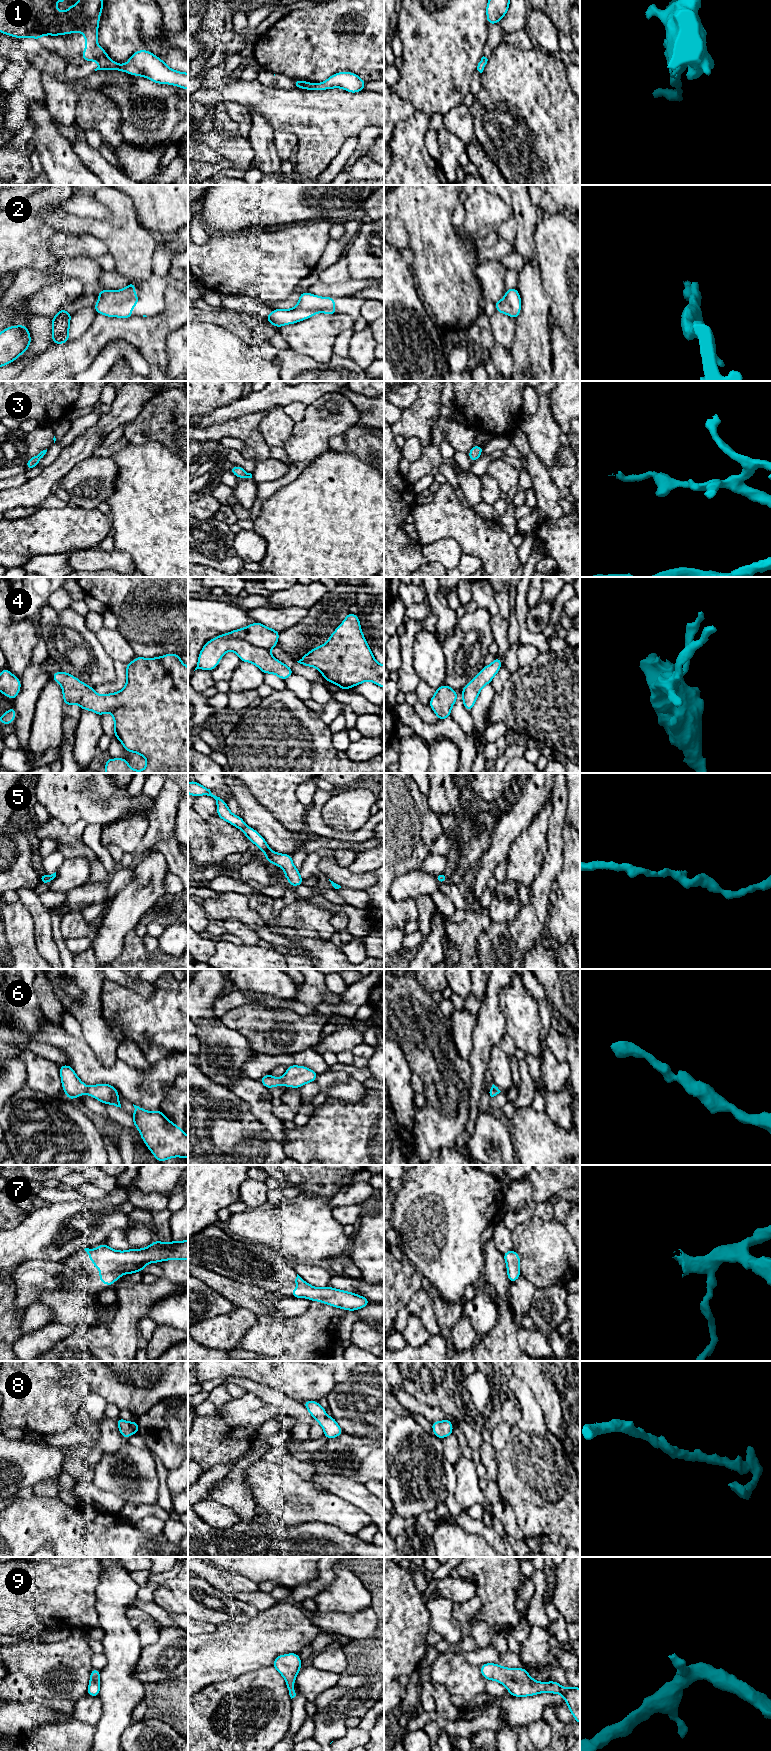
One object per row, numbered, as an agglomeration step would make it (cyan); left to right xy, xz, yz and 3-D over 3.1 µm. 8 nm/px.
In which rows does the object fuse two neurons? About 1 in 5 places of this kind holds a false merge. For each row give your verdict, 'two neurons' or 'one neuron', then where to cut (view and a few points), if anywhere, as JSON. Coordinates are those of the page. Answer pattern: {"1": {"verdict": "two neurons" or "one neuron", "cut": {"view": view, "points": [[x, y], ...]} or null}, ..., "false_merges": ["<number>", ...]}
{"1": {"verdict": "one neuron", "cut": null}, "2": {"verdict": "one neuron", "cut": null}, "3": {"verdict": "one neuron", "cut": null}, "4": {"verdict": "one neuron", "cut": null}, "5": {"verdict": "one neuron", "cut": null}, "6": {"verdict": "one neuron", "cut": null}, "7": {"verdict": "one neuron", "cut": null}, "8": {"verdict": "one neuron", "cut": null}, "9": {"verdict": "one neuron", "cut": null}, "false_merges": []}

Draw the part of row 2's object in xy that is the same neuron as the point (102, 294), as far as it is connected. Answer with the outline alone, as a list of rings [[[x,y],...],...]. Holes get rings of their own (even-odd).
[[[135,282],[121,290],[101,290],[98,296],[99,301],[92,307],[98,314],[108,317],[128,319],[132,317],[132,308],[139,302],[135,294]]]

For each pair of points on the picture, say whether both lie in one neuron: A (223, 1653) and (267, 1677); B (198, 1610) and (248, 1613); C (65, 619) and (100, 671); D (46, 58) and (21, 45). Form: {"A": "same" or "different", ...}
{"A": "different", "B": "same", "C": "same", "D": "same"}

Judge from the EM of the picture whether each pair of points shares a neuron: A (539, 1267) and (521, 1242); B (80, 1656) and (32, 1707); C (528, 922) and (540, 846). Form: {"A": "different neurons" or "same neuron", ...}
{"A": "same neuron", "B": "different neurons", "C": "different neurons"}

